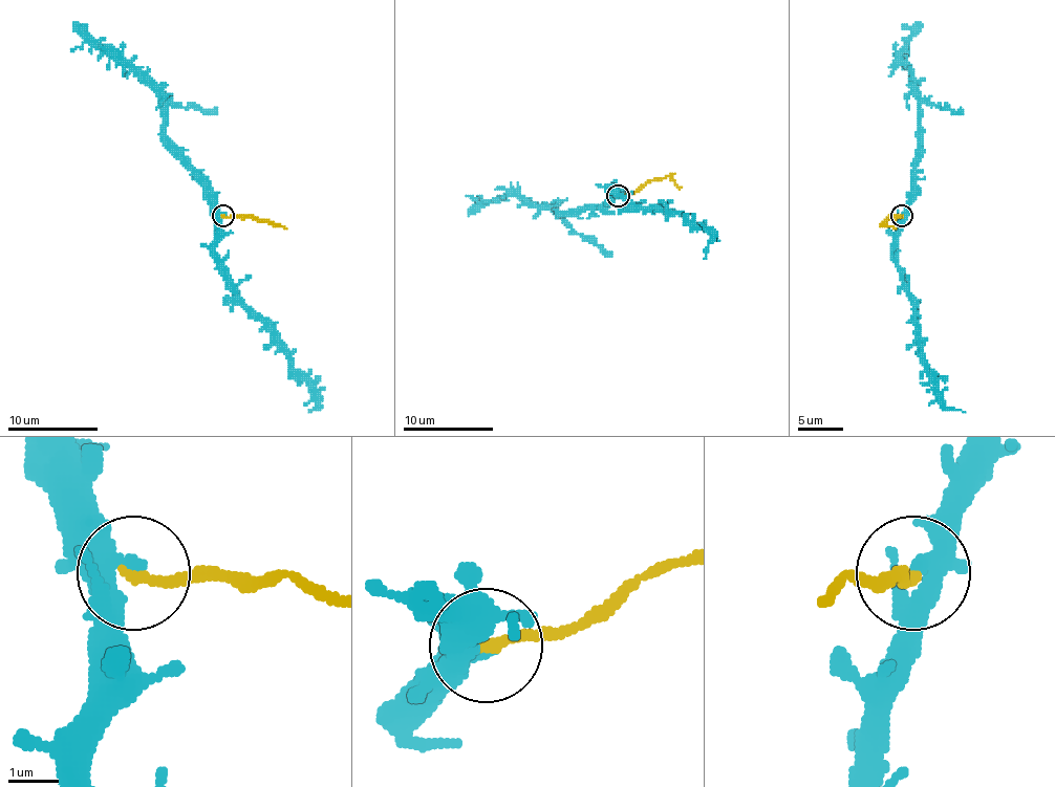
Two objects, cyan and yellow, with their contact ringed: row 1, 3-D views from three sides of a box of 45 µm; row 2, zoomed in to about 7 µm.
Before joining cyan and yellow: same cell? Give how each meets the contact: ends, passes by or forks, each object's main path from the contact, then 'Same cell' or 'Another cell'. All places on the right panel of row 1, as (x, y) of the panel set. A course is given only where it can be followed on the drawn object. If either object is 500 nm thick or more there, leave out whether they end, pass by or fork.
At the ring cyan passes by. At the ring yellow ends. Course of cyan: (902, 215), (896, 264), (902, 288), (911, 300), (922, 365), (943, 402), (965, 412). Course of yellow: (902, 215), (882, 221), (894, 228). Another cell

